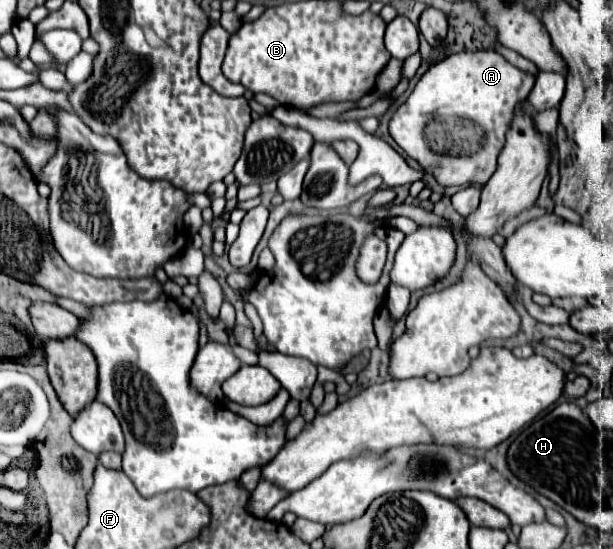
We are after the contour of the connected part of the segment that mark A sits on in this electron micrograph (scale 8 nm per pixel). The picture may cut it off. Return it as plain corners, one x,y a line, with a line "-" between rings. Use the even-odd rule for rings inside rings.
475,50
473,54
461,52
451,54
449,58
433,64
417,82
409,100
401,104
389,124
393,140
421,164
441,186
459,186
459,184
487,184
497,166
497,154
505,146
505,132
509,128
513,108
519,100
525,100
535,84
535,74
523,72
511,66
503,56
493,50
-
433,116
463,116
471,118
485,128
483,148
475,156
467,158
441,158
435,154
423,140
423,128

